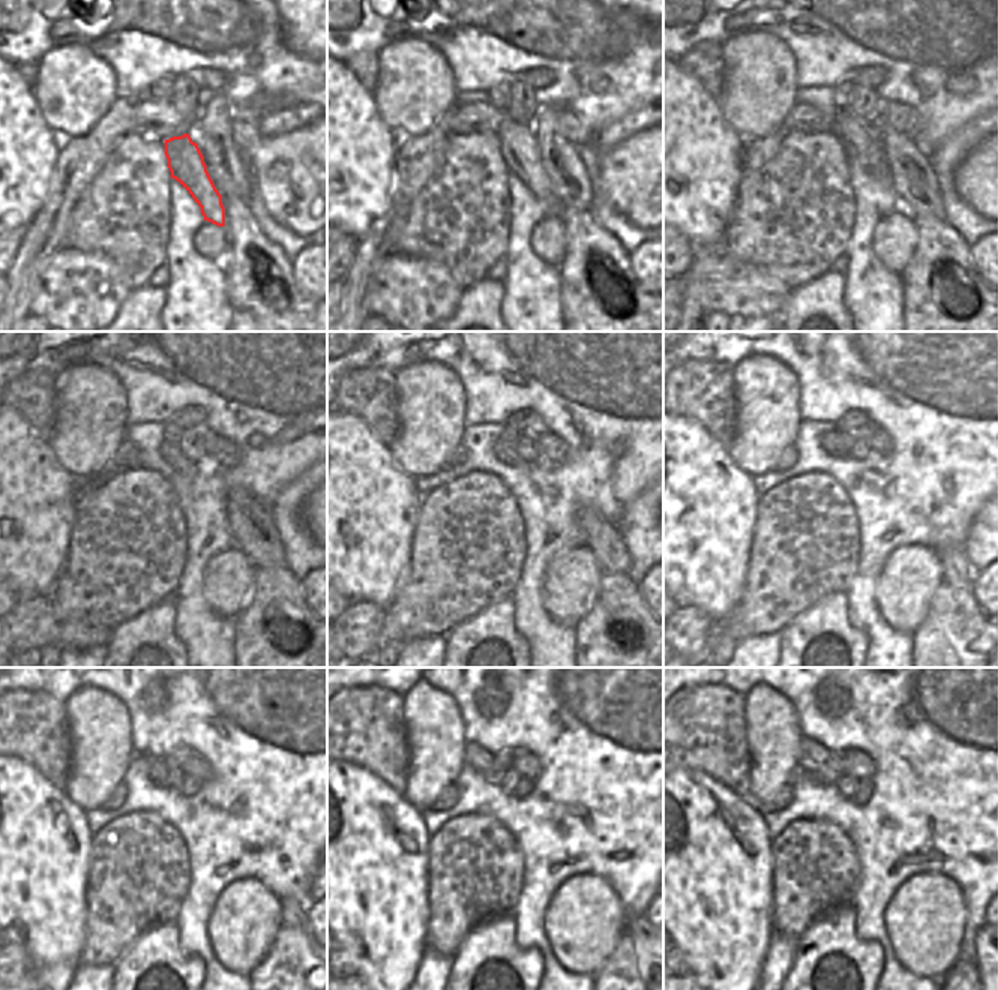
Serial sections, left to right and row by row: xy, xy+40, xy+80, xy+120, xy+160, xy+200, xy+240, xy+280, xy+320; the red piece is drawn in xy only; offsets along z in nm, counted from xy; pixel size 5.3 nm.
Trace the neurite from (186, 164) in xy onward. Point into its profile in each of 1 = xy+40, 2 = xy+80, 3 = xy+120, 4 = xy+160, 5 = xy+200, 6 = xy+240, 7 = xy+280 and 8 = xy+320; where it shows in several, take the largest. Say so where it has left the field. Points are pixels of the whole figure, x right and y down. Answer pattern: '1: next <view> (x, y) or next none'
1: next xy+40 (520, 149)
2: next xy+80 (860, 141)
3: next xy+120 (171, 453)
4: next xy+160 (505, 452)
5: next xy+200 (832, 441)
6: next xy+240 (158, 770)
7: next xy+280 (480, 759)
8: next xy+320 (812, 755)

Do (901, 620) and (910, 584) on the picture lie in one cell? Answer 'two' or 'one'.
one

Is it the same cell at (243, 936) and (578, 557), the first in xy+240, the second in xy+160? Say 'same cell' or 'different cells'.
same cell

